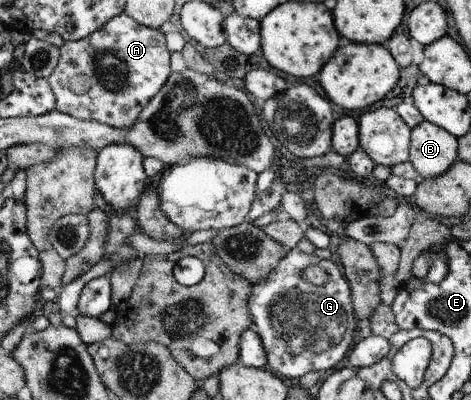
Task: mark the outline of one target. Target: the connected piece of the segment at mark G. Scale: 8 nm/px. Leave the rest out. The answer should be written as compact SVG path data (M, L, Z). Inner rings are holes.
M298 248L287 250L286 256L278 263L278 266L265 278L257 283L253 284L250 296L248 297L248 312L252 320L253 329L257 332L258 336L261 338L261 343L266 355L266 369L271 373L274 373L277 377L281 379L289 379L297 382L300 377L312 371L326 371L332 367L336 367L339 361L341 361L347 351L350 349L353 336L355 336L355 329L358 327L358 320L354 314L354 307L352 304L350 285L347 282L346 276L341 273L338 268L338 262L335 258L331 260L322 260L315 254L309 255ZM310 265L320 265L323 270L329 274L329 281L324 286L314 286L303 278L300 278L302 271Z

